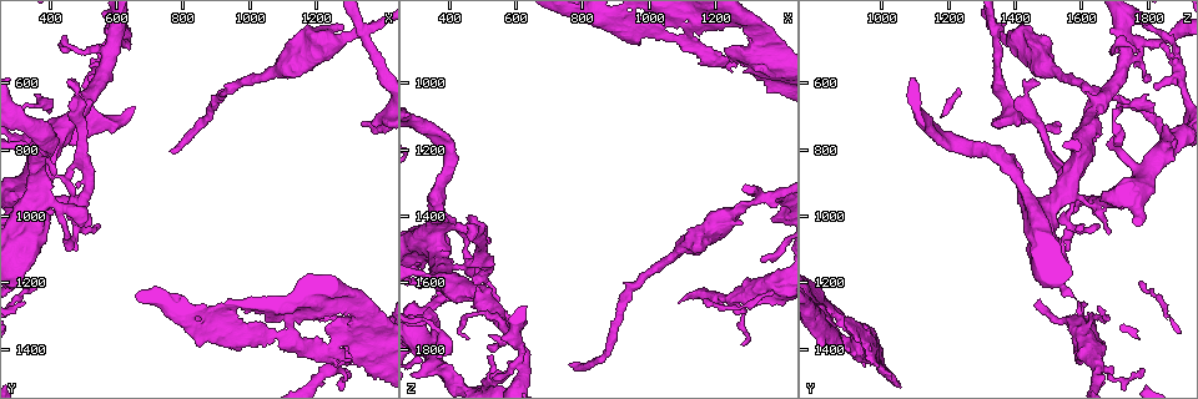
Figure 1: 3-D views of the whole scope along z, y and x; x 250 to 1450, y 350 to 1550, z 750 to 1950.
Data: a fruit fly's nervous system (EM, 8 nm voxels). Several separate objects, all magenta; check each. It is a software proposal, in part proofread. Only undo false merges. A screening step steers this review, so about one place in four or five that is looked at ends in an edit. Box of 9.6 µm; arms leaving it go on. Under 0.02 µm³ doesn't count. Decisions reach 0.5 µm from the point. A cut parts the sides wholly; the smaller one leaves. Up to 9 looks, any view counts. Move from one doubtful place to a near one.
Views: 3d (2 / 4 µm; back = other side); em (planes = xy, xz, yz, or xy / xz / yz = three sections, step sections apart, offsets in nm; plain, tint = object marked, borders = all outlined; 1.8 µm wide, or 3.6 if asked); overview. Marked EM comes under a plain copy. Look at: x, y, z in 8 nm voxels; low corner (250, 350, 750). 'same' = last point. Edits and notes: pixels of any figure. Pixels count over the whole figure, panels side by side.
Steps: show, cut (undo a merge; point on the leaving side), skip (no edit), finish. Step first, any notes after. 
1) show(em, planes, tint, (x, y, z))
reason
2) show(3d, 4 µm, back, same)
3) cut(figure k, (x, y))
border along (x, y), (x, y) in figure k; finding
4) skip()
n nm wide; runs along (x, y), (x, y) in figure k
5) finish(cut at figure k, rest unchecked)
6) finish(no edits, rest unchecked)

show(3d, 2 µm, back, (1150, 1290, 820))
touches itself

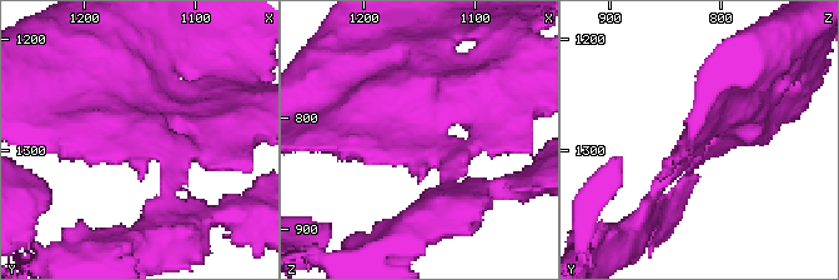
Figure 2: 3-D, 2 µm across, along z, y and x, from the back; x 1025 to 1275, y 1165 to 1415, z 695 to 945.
show(em, xz, step 4, tint, (1148, 1282, 824))
need the tissue

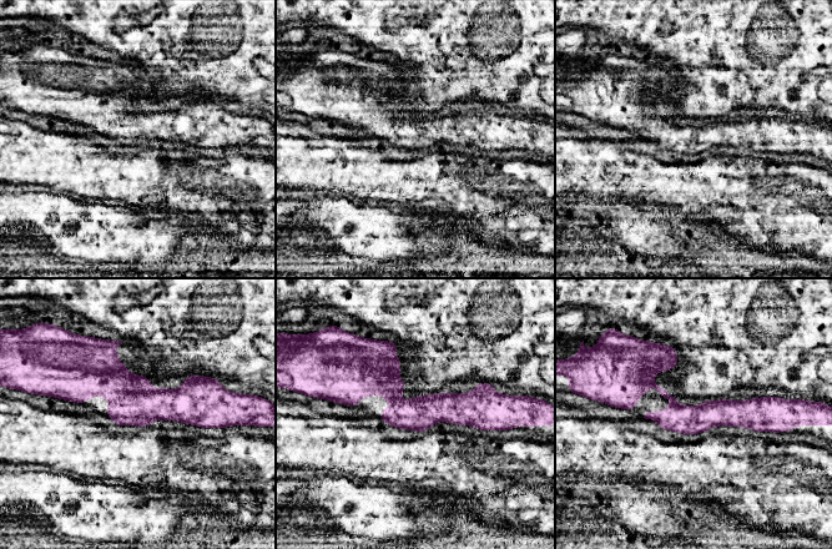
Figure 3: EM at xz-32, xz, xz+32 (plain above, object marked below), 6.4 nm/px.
show(em, planes, tint, same)
cut it another way

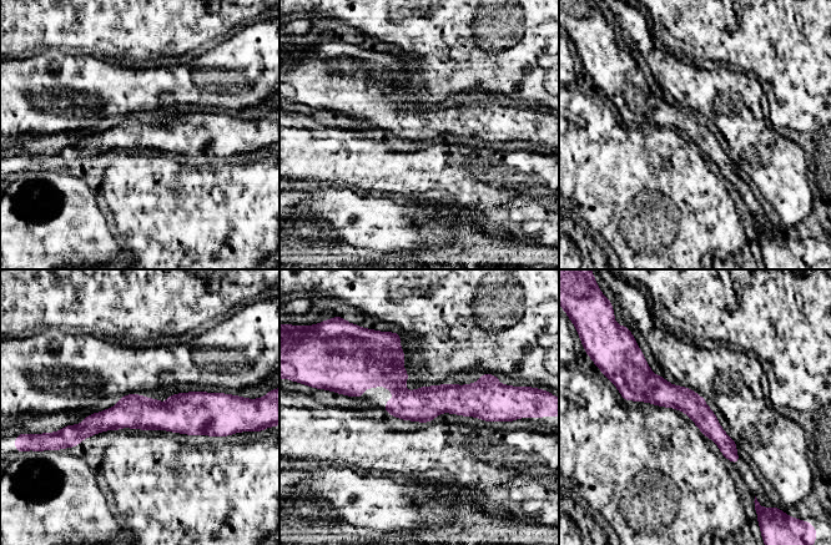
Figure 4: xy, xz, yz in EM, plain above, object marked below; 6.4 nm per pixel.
skip()
continuous, no second neuron

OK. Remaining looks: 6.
show(em, 3.6 µm, planes, tint, (1340, 1370, 950))
sudden change in width

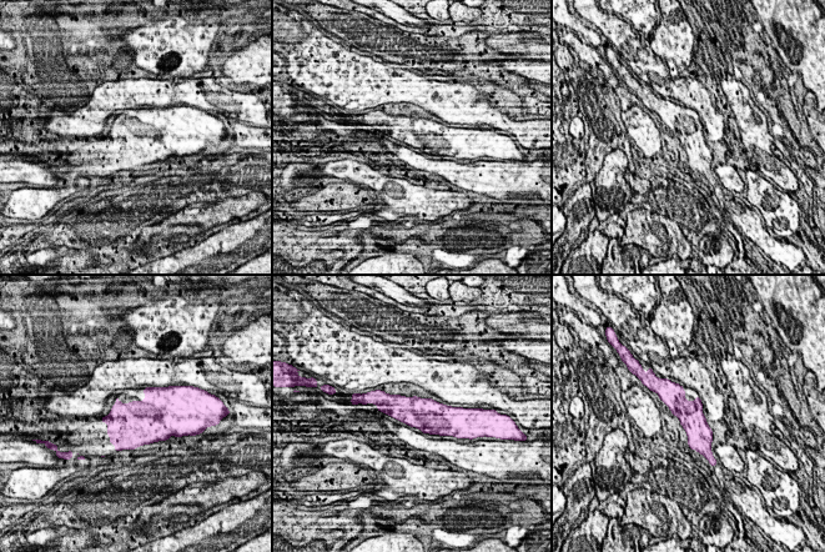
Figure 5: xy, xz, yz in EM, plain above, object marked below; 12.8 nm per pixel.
skip()
one neuron here

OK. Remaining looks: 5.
show(em, planes, tint, (1330, 450, 1340))
looks like a crossing

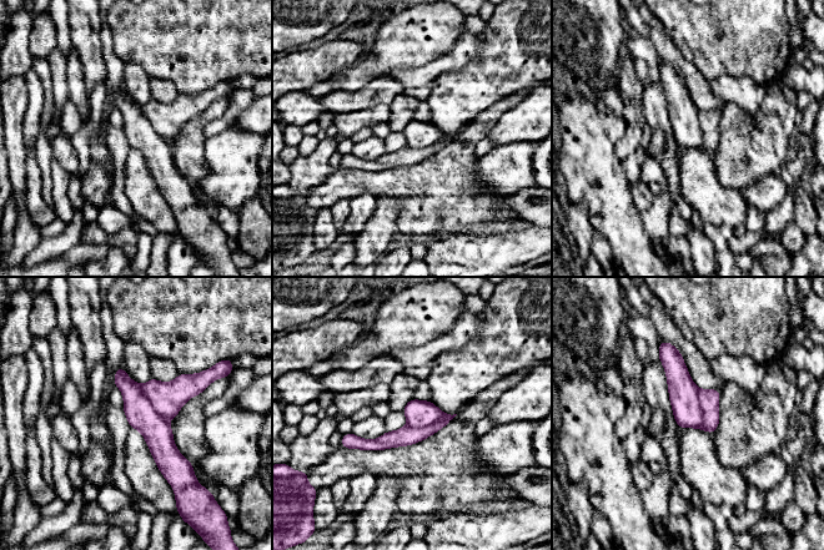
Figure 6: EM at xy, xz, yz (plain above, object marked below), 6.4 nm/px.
cut(figure 6, (683, 393))
the part that leaves runs along (119, 372), (159, 435), (171, 480) in figure 6; a second neuron is stuck on

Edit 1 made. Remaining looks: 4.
show(overview)

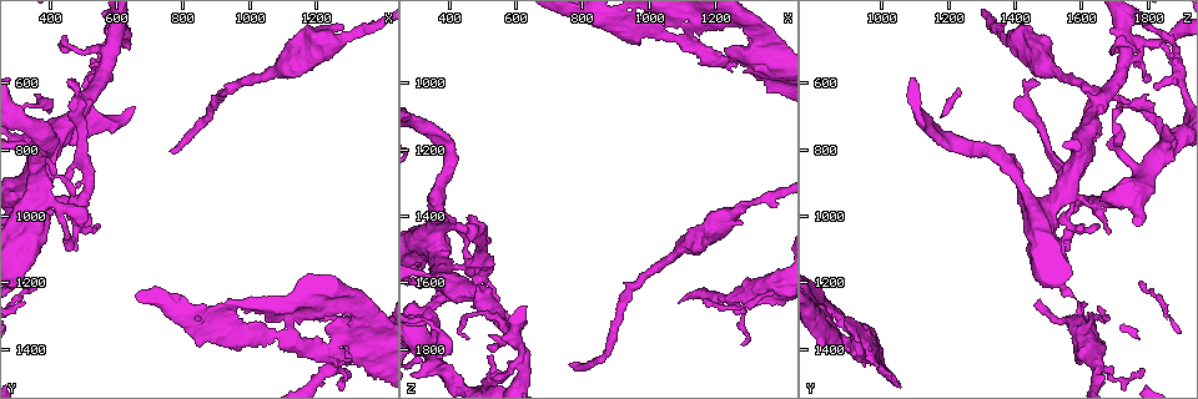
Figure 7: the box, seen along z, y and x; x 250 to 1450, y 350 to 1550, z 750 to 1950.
show(em, xz, step 8, tint, (540, 550, 1880))
abrupt turn

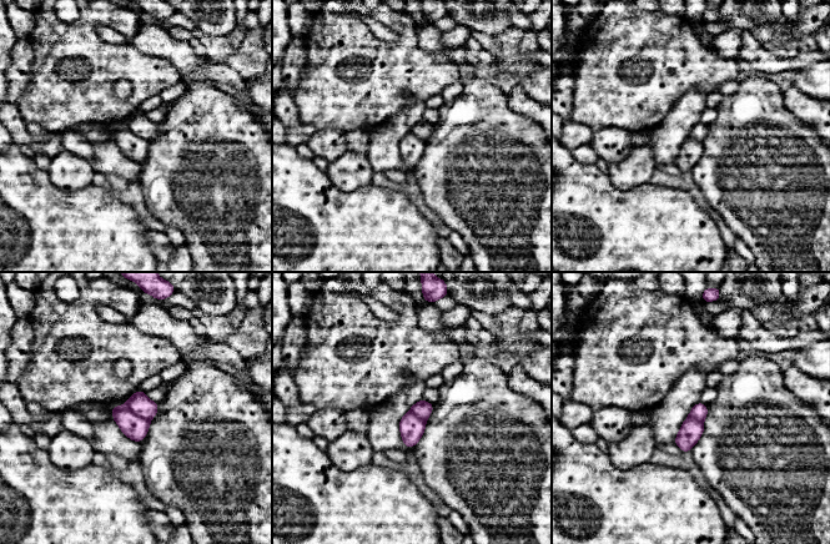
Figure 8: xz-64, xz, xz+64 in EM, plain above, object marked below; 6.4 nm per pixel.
show(em, planes, tint, same)

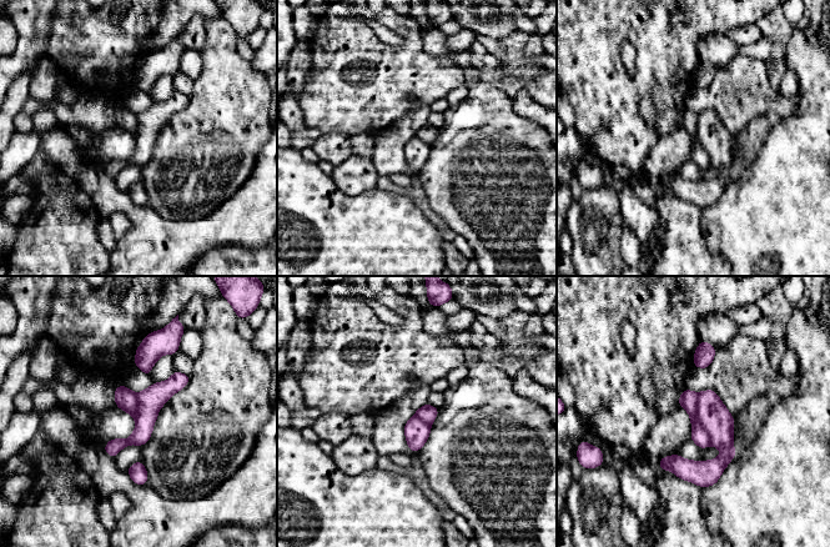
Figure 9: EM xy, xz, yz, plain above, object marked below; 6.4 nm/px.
cut(figure 9, (715, 418))
border along (697, 394), (697, 417), (712, 443) in figure 9; a second neuron is stuck on

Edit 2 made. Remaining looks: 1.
finish(cut at figure 6, cut at figure 9, rest unchecked)

